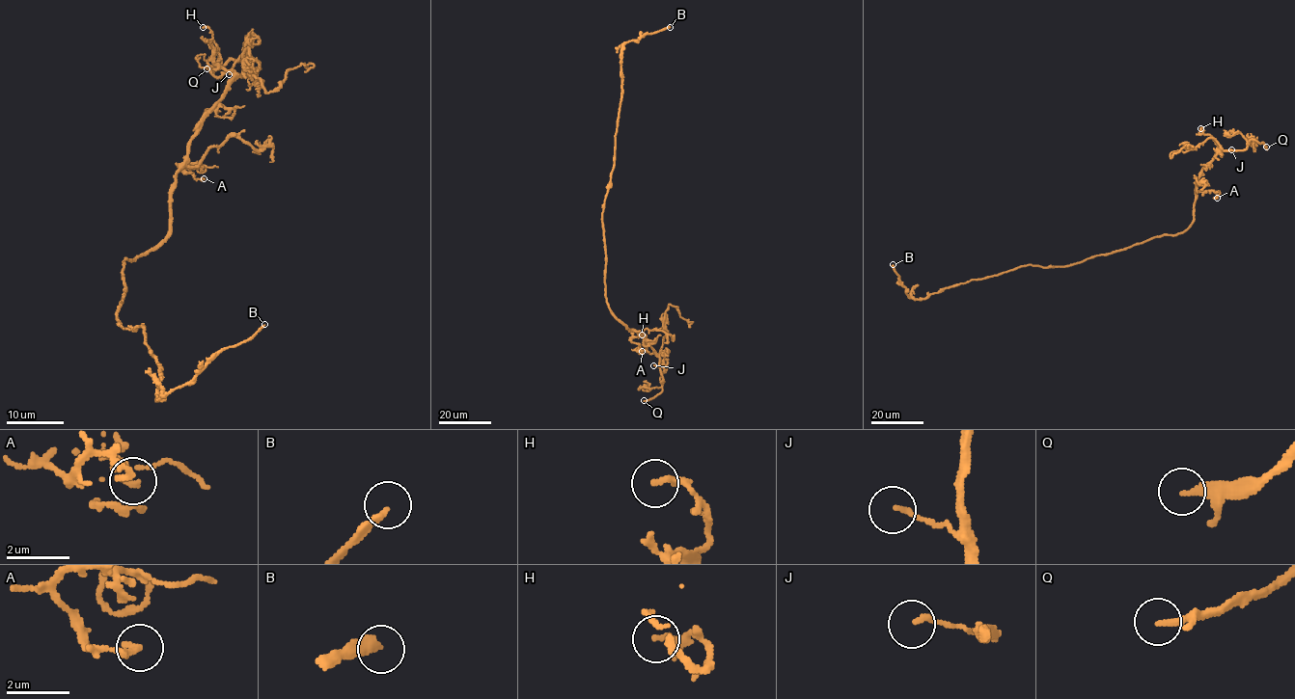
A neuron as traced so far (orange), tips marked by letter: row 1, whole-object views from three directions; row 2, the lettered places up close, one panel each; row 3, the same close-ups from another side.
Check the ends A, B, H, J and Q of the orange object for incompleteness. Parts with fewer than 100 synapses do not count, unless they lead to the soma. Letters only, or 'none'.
B, Q

